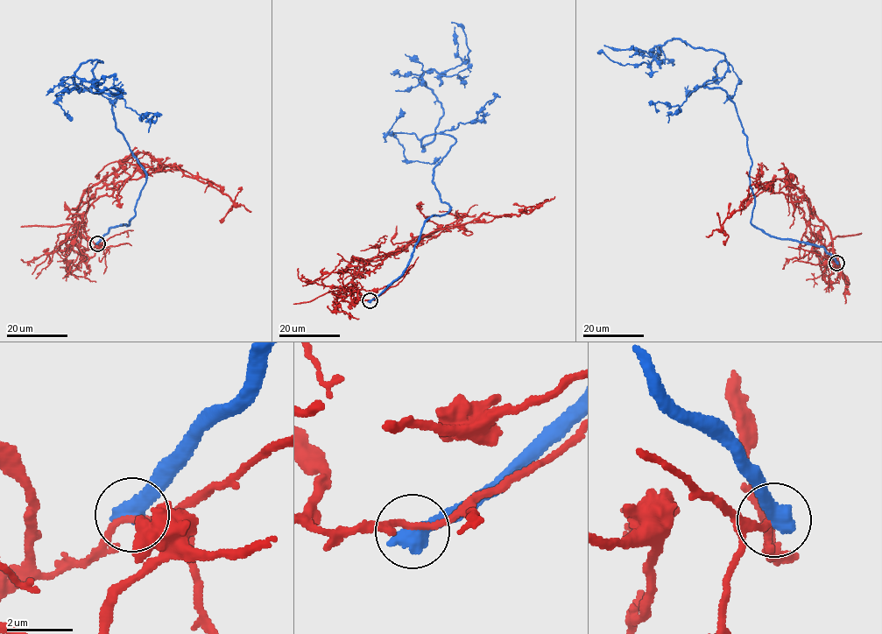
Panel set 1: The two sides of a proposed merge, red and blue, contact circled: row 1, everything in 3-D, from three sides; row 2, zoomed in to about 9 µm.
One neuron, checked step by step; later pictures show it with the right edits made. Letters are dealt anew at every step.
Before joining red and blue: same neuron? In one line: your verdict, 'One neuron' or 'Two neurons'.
Two neurons

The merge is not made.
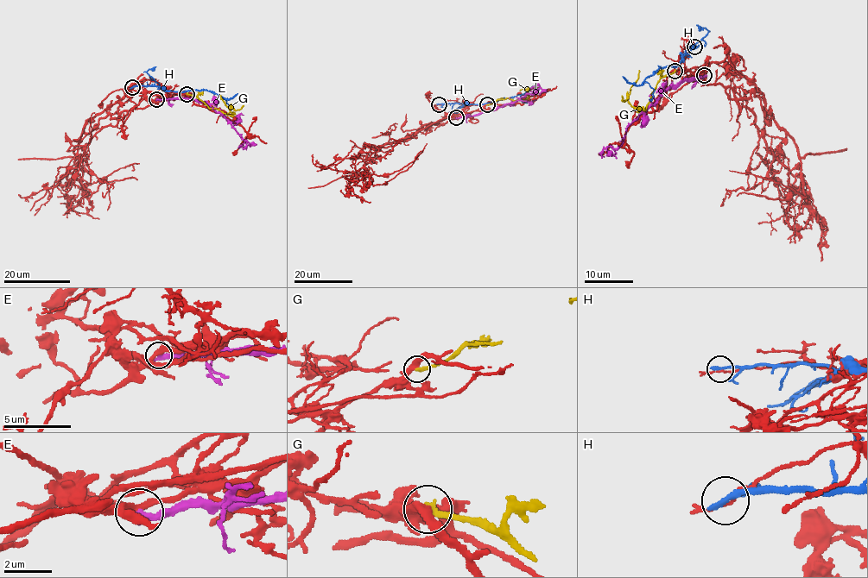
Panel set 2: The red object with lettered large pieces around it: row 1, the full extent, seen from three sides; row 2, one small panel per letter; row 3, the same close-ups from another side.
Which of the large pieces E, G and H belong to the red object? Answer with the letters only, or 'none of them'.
none of them

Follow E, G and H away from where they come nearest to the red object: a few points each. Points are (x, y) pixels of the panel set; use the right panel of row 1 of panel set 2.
E: (705, 75), (668, 89), (628, 127), (624, 139), (618, 146), (607, 149), (610, 154), (605, 150)
G: (674, 71), (656, 84), (650, 101), (641, 111), (634, 108), (629, 101), (630, 87), (637, 79), (639, 70)
H: (693, 46), (684, 52), (675, 67), (659, 67), (639, 84), (630, 84), (623, 76)

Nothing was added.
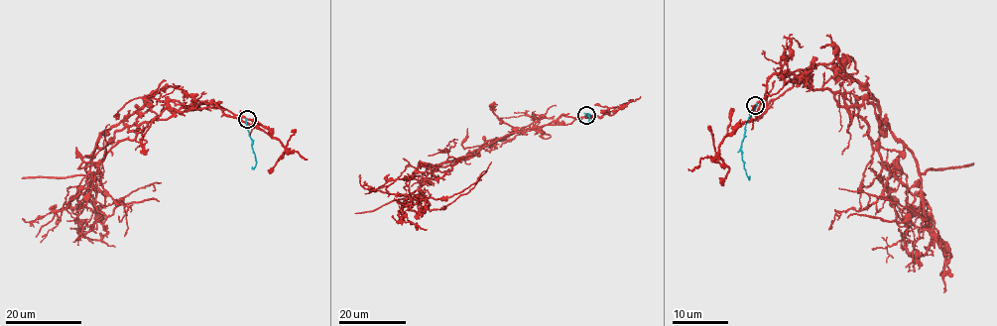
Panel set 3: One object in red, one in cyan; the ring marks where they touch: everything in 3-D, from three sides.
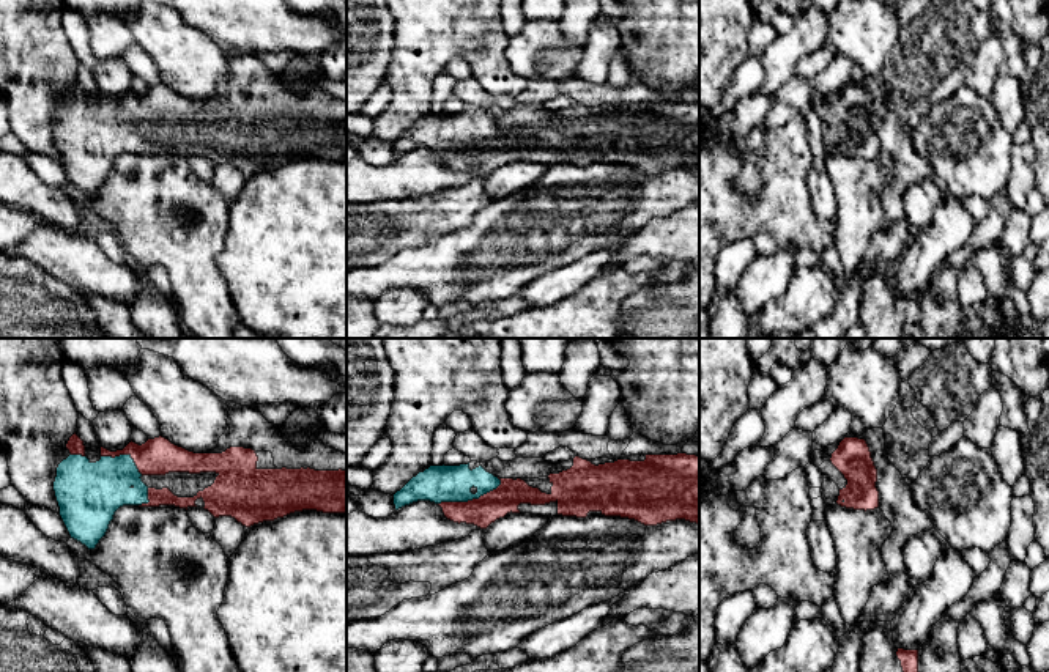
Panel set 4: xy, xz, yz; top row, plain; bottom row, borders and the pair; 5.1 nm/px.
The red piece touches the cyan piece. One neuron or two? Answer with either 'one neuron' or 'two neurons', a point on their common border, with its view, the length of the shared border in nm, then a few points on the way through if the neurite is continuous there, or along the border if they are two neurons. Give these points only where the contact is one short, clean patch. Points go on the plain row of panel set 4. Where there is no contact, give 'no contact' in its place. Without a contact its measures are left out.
one neuron; contact xz (470, 148); length 340 nm

